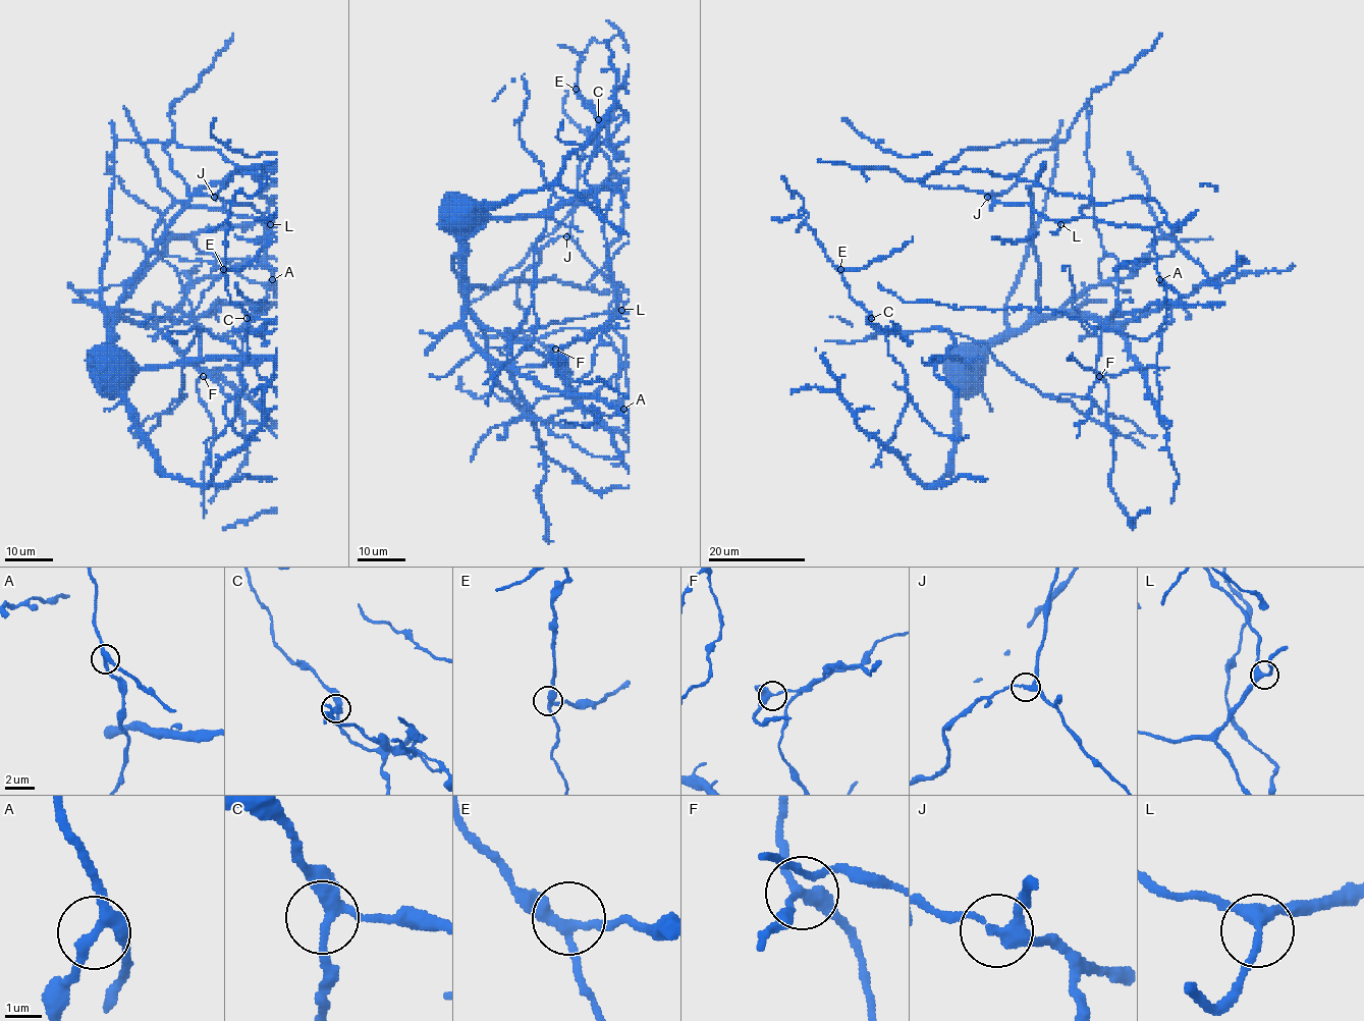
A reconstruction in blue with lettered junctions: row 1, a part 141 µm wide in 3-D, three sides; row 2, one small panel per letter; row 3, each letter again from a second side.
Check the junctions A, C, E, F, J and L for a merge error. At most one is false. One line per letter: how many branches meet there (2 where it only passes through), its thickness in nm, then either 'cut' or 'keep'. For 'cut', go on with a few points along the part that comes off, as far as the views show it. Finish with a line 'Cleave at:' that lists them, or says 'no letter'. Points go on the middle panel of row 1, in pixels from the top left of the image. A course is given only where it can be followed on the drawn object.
A: branches 3; calibre 280 nm; keep
C: branches 3; calibre 280 nm; keep
E: branches 3; calibre 260 nm; keep
F: branches 3; calibre 240 nm; keep
J: branches 3; calibre 280 nm; cut; course (565, 236), (542, 248), (540, 261), (517, 285), (516, 304), (526, 315), (523, 332), (548, 351), (585, 410)
L: branches 3; calibre 280 nm; keep
Cleave at: J

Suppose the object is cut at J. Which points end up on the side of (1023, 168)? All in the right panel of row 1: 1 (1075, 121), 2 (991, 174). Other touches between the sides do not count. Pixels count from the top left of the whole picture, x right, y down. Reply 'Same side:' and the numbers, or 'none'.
Same side: 1

